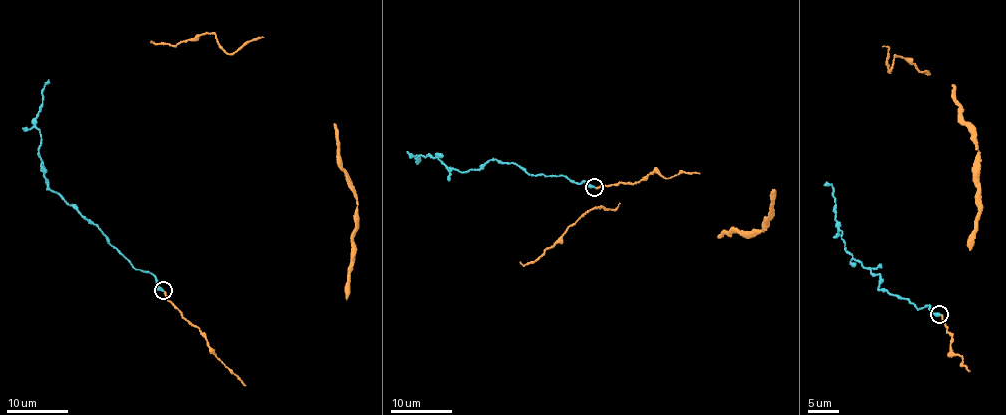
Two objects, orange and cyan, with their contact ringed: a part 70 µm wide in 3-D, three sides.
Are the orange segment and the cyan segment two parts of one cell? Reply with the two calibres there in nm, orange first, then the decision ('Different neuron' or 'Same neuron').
Thickness 200 nm (orange) against 360 nm. Same neuron

